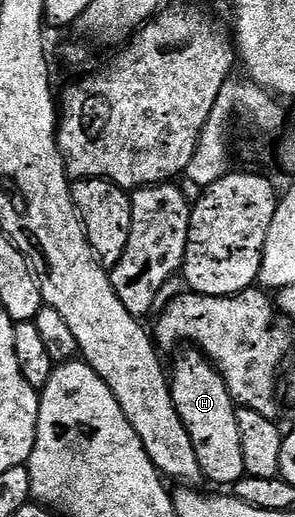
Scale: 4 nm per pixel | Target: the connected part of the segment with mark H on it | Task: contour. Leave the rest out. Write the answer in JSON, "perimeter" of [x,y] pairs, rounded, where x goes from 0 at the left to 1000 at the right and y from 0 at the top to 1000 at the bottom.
{"perimeter":[[[661,671],[627,673],[624,679],[597,716],[576,721],[583,778],[631,834],[644,834],[681,917],[732,938],[797,940],[834,921],[820,896],[814,820],[800,809],[807,785],[786,774],[759,729],[732,716],[732,708]]]}

